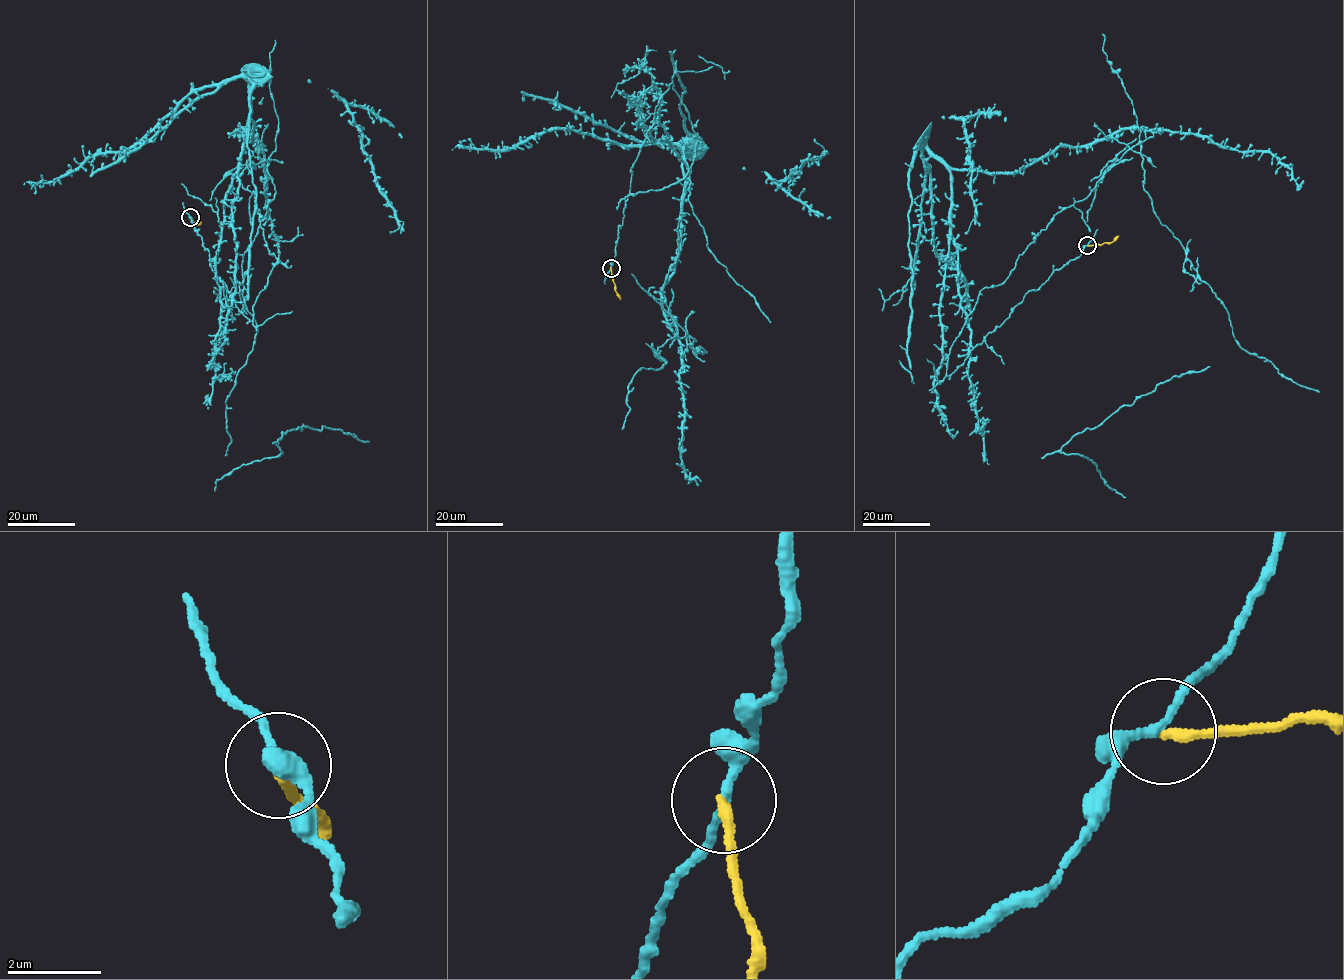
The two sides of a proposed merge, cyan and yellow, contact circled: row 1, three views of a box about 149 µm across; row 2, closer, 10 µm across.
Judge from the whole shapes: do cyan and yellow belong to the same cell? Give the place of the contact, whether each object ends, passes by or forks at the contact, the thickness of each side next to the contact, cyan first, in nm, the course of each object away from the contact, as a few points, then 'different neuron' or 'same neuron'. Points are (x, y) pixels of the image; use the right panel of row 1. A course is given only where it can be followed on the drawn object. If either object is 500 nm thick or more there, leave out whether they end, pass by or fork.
(1087, 245) | cyan passes by | yellow ends | 200/220 nm | cyan via (1087, 245), (947, 374), (979, 292), (1132, 149), (1155, 215), (1236, 343), (1320, 391) | yellow via (1088, 245), (1112, 242), (1118, 235) | different neuron

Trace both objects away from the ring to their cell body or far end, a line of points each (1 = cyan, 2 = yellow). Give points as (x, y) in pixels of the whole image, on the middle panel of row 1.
1: (611, 267), (672, 83), (698, 141), (662, 292), (696, 340), (633, 376), (622, 429)
2: (611, 268), (615, 291), (620, 299)

